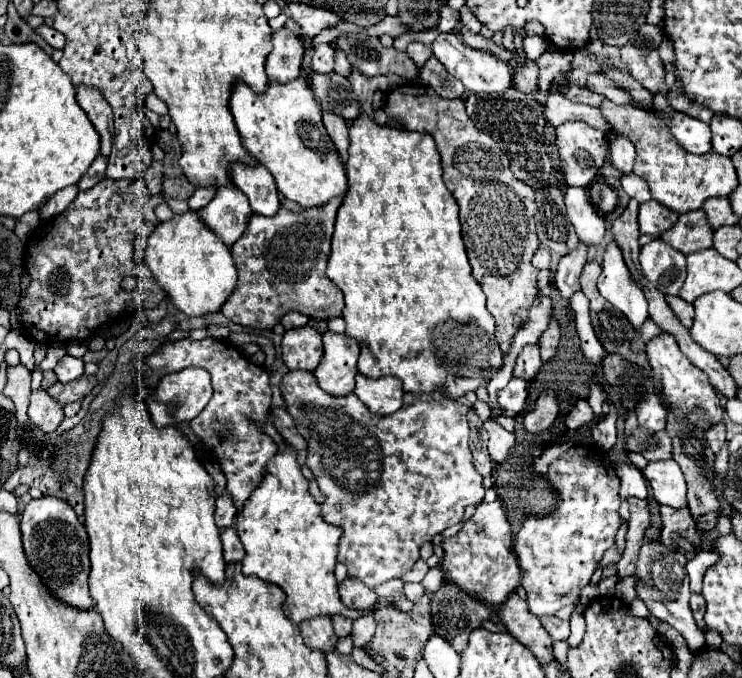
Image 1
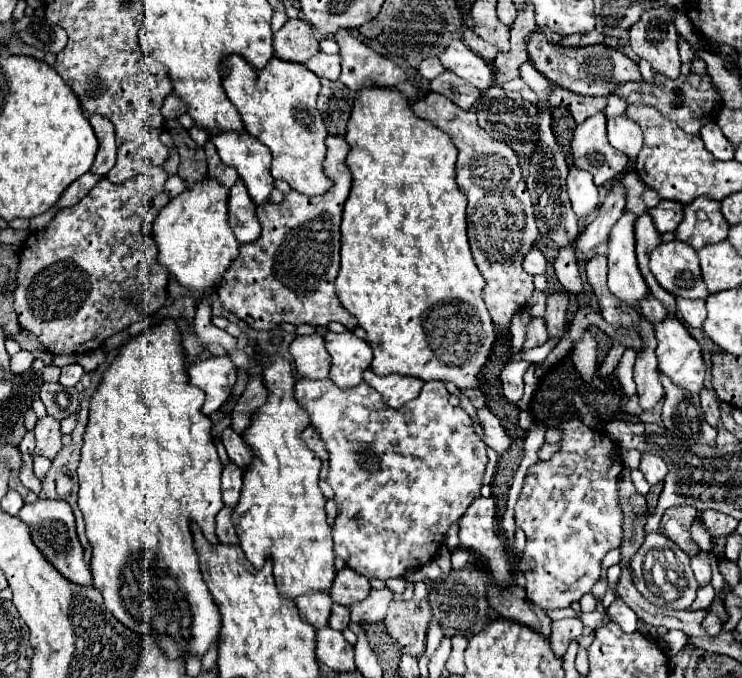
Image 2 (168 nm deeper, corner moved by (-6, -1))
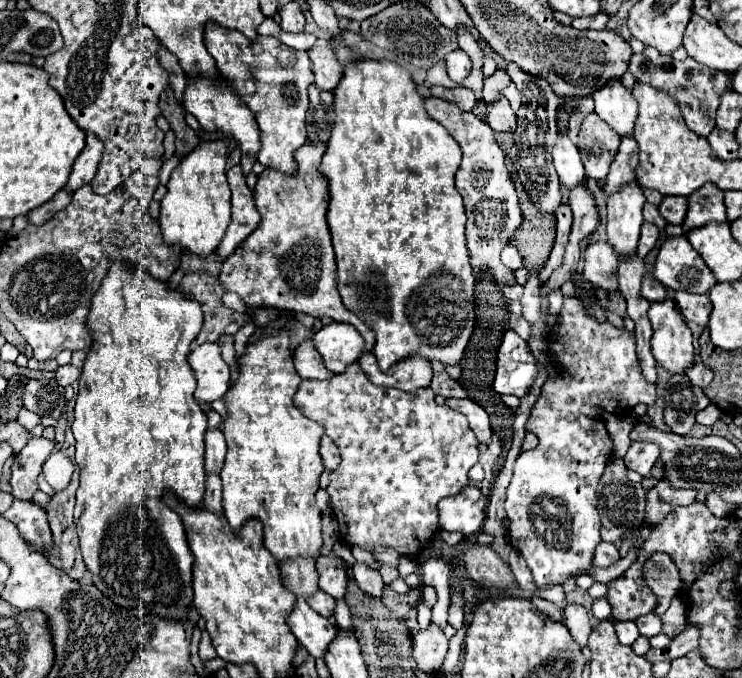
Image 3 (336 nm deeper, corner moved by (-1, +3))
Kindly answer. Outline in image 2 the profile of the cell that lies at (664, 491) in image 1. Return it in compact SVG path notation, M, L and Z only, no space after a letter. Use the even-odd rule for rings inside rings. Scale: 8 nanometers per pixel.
M645 453L641 457L639 471L645 475L645 479L649 481L649 485L663 483L665 477L667 477L667 465L665 465L665 461L661 457L657 457L657 455L651 455L651 453Z

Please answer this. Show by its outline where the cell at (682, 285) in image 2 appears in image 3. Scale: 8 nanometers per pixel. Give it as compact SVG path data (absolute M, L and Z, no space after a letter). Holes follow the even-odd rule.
M686 235L668 237L656 257L654 277L672 291L708 293L718 281Z

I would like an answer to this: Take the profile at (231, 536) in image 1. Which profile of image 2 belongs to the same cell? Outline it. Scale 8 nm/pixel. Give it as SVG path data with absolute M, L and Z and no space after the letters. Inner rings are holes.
M223 507L217 515L217 537L223 545L239 545L235 525L231 521L231 509Z

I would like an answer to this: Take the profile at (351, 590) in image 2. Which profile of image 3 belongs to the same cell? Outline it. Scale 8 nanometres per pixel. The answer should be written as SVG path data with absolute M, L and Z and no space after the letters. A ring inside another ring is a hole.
M320 555L316 559L316 569L320 575L320 589L332 595L334 599L342 599L348 585L348 573L344 569L344 561L336 555L328 557Z

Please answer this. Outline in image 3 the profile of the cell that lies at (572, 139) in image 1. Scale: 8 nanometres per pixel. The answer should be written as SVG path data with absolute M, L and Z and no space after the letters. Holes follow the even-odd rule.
M588 113L584 117L578 135L578 149L588 177L604 179L608 175L618 145L620 137L596 113Z

